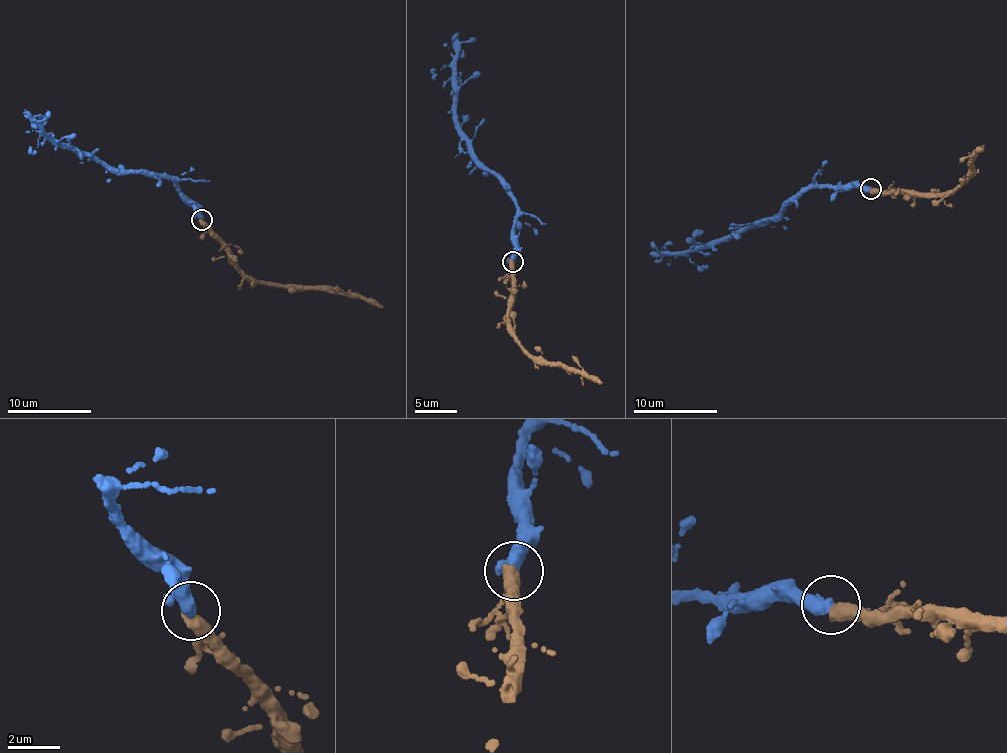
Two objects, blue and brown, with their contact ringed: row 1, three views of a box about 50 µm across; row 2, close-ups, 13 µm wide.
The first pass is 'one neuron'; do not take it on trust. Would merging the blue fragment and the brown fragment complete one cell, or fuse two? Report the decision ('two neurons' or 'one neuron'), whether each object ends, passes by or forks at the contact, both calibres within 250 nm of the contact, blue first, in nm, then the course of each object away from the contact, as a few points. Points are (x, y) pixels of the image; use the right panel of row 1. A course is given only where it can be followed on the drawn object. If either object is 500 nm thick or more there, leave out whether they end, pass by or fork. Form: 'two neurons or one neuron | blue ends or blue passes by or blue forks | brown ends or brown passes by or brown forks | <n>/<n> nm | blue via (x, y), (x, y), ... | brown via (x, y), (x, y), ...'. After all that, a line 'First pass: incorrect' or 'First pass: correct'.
one neuron | blue passes by | brown ends | 340/460 nm | blue via (870, 189), (828, 186), (804, 190), (792, 195), (773, 219), (755, 222), (710, 245), (658, 255), (662, 247) | brown via (870, 189), (887, 192), (904, 189), (925, 194), (954, 192), (969, 178), (969, 160), (974, 149), (982, 148)
First pass: correct

